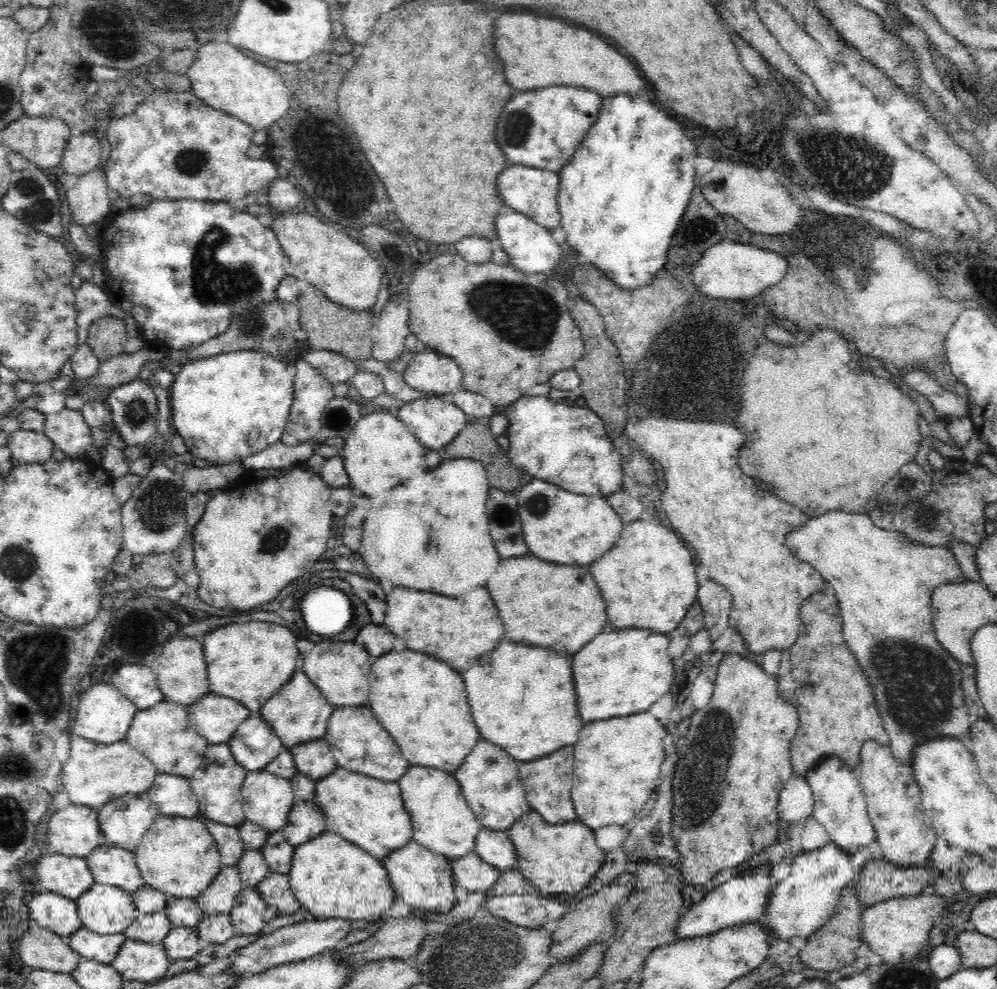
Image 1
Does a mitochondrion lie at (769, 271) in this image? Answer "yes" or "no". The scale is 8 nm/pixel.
no

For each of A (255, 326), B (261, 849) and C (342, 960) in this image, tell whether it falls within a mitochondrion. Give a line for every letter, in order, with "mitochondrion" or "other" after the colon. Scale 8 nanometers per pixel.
A: mitochondrion
B: other
C: other

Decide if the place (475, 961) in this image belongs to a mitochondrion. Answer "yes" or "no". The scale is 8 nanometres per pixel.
yes

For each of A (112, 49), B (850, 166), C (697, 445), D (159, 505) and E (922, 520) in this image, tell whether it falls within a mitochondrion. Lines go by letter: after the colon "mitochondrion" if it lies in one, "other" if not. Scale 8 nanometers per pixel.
A: mitochondrion
B: mitochondrion
C: other
D: mitochondrion
E: mitochondrion

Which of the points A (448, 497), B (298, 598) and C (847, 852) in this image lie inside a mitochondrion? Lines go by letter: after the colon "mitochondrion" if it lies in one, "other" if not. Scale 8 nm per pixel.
A: other
B: other
C: other

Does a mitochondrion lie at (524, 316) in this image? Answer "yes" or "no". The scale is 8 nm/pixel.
yes

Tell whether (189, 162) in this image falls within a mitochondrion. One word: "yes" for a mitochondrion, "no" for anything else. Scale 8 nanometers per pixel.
yes

